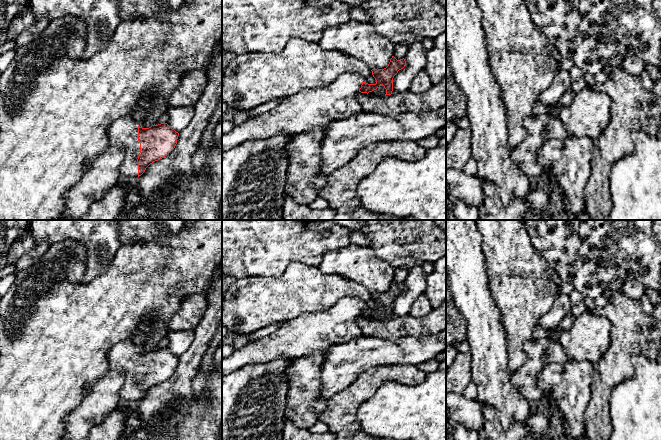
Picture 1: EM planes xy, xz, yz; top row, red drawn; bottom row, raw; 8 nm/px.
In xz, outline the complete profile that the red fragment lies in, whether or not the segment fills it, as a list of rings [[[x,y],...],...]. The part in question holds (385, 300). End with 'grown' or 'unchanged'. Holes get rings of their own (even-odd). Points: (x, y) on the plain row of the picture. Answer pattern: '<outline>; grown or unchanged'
[[[392,280],[386,292],[371,294],[376,304],[375,308],[368,308],[363,306],[358,300],[343,297],[327,311],[303,315],[290,320],[269,336],[252,341],[244,347],[236,349],[230,356],[222,357],[222,376],[235,372],[247,364],[264,363],[280,356],[300,358],[312,352],[329,348],[334,344],[342,344],[359,337],[363,334],[357,325],[358,317],[368,318],[383,309],[386,313],[385,320],[391,319],[393,315],[393,302],[405,289],[406,285],[404,282],[397,284]]]; grown

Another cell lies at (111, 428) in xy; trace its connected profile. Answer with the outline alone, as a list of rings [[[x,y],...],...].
[[[118,407],[93,427],[84,440],[118,440],[125,429],[128,416],[125,408]]]

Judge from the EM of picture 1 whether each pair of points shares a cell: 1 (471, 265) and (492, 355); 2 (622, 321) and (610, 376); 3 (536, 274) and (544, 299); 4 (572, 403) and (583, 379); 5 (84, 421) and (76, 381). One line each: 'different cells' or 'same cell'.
1: same cell
2: same cell
3: same cell
4: same cell
5: different cells

